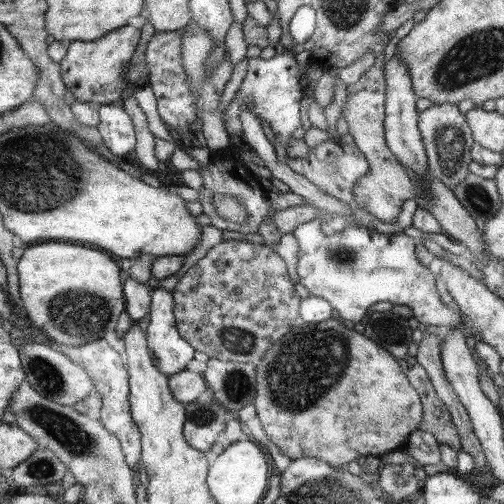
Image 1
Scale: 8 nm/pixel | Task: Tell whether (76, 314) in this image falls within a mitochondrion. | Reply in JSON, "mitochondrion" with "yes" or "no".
{"mitochondrion":"yes"}

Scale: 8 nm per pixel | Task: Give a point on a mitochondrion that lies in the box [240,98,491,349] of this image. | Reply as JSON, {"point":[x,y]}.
{"point":[450,141]}

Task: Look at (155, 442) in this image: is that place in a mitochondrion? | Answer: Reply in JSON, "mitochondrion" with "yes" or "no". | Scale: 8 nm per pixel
{"mitochondrion":"no"}

